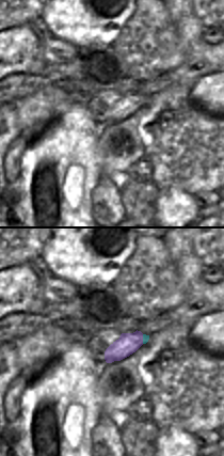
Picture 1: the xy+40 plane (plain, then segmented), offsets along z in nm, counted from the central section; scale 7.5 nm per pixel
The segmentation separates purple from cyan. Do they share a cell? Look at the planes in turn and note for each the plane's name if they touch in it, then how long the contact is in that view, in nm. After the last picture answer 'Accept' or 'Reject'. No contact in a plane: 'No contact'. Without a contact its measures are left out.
Touches purple in xy+40. Shared border 70 nm.

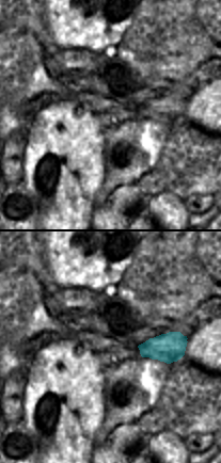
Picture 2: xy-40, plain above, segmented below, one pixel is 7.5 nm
No contact.

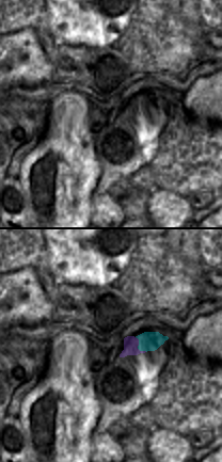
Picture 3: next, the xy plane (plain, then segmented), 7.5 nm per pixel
Touches purple in xy. Shared border 150 nm.

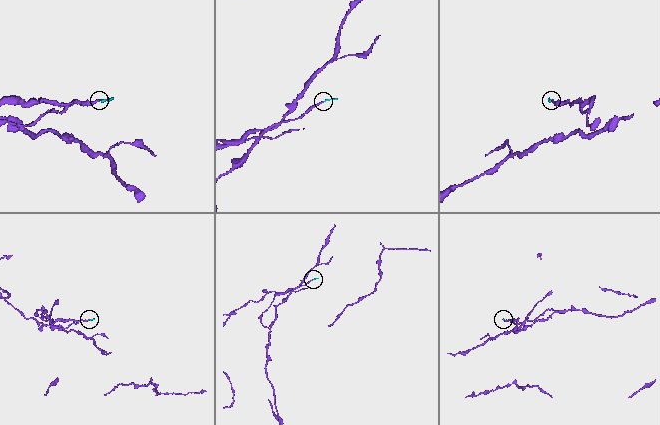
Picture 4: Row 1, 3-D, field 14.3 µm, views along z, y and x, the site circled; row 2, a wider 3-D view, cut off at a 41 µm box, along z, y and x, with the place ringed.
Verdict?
Accept.

